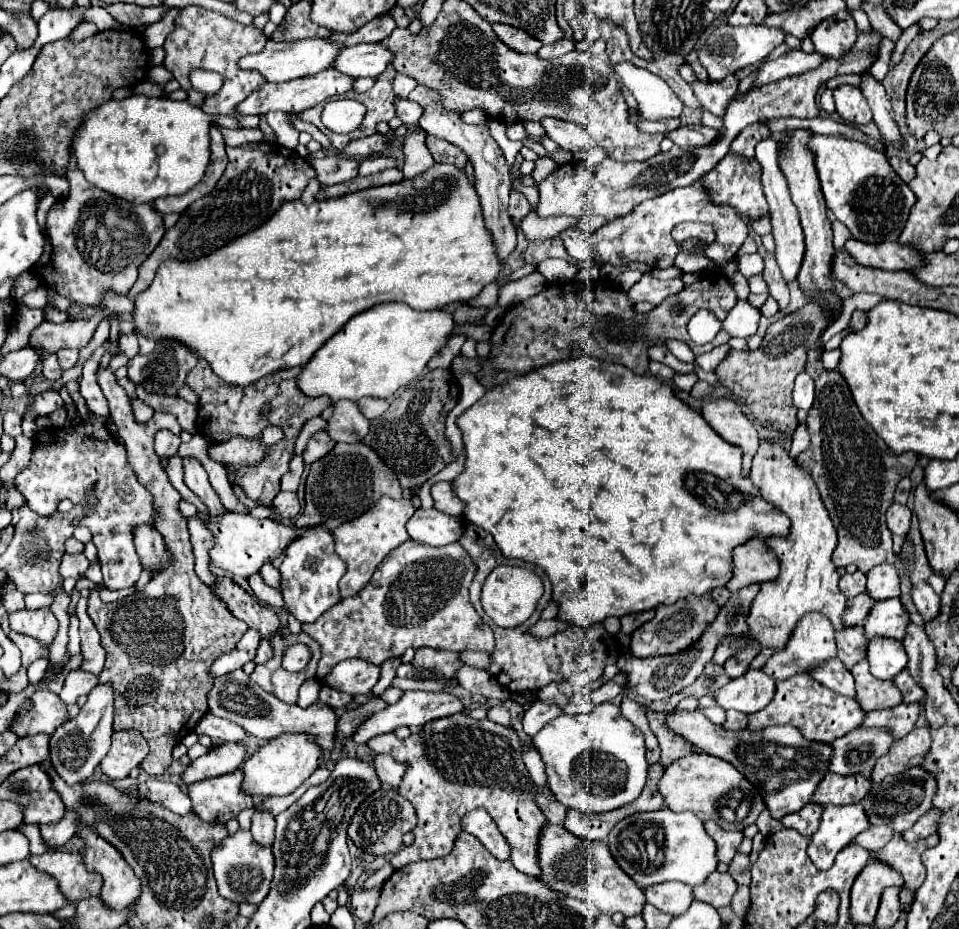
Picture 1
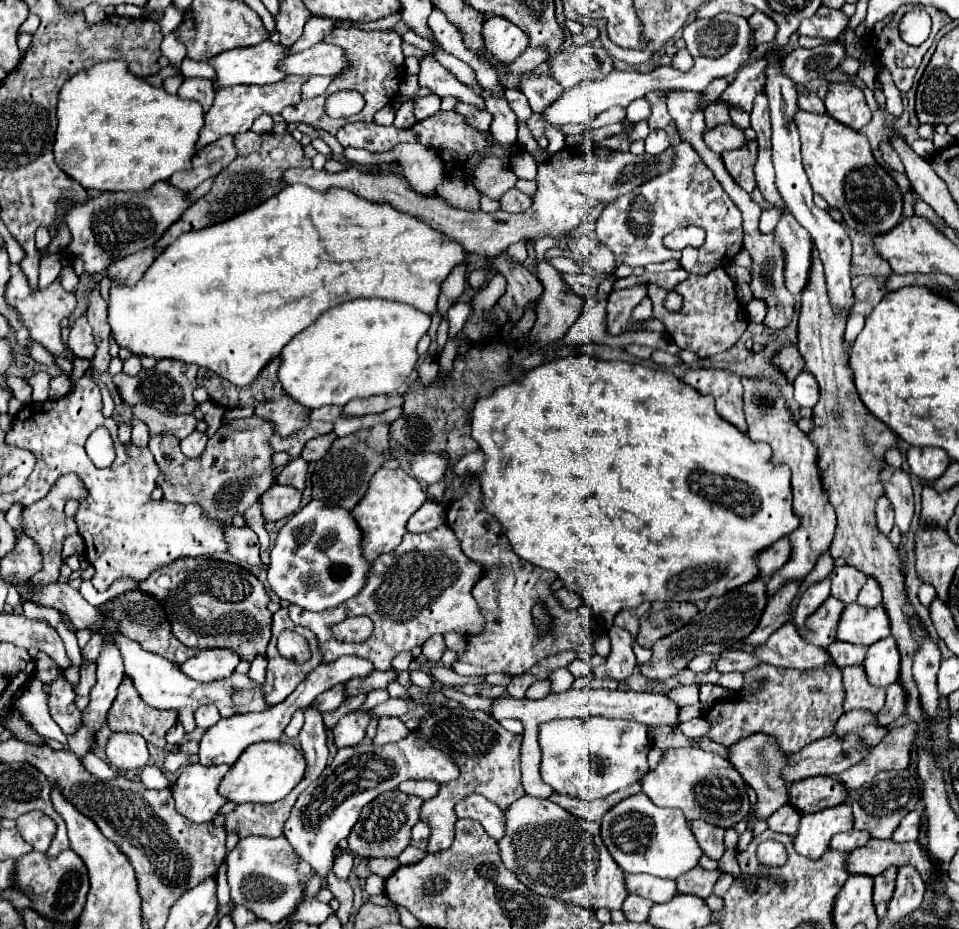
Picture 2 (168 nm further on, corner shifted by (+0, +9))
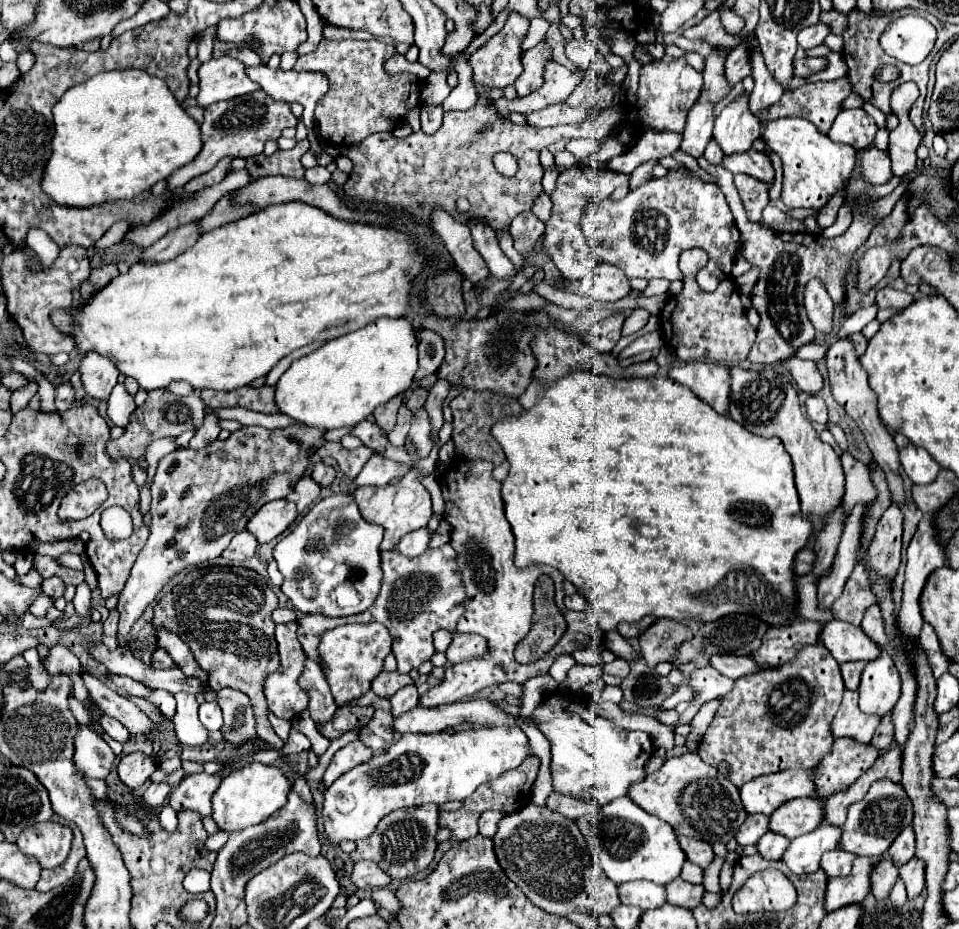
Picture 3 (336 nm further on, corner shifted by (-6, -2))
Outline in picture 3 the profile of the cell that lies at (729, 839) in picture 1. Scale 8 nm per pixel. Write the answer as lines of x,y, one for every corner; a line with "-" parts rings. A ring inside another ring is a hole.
680,835
678,841
680,841
680,847
684,849
688,861
700,865
702,869
706,869
716,857
714,851
712,851
712,845
706,843
706,841
700,841
700,839
694,839
694,837
684,837
684,835

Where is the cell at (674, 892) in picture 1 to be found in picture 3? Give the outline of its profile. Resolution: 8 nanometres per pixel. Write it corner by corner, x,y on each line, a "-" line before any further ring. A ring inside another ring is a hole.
650,881
622,883
618,885
618,895
624,905
636,905
642,911
658,909
660,905
666,905
666,889

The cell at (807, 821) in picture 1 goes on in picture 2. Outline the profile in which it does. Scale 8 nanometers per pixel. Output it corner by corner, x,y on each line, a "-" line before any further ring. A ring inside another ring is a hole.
782,806
780,810
776,810
768,820
768,830
772,832
780,832
780,834
788,834
788,836
794,836
796,830
798,830
798,822
800,822
802,816
796,814
796,810
790,810
790,806

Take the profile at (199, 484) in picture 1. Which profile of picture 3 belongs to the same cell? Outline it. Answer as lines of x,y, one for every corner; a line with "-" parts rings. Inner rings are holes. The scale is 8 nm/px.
208,413
206,419
204,419
204,425
196,431
196,435
190,439
190,447
192,449
204,449
204,445
210,445
220,433
220,427
218,427
218,419

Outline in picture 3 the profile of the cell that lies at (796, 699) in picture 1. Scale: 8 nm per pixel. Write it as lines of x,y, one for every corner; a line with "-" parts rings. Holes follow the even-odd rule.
808,645
798,653
794,661
784,663
778,669
764,669
762,673
736,679
734,689
722,697
722,705
718,707
708,731
702,737
698,755
714,767
718,767
720,761
726,761
732,769
730,781
738,787
754,777
776,773
782,769
816,767
834,745
830,723
840,707
844,689
846,687
840,675
838,661
828,653
828,649
824,649
824,645

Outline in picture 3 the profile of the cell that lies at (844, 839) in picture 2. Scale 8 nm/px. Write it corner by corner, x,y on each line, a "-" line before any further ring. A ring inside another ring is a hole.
832,849
822,855
820,867
826,871
828,877
842,877
842,875
850,873
854,859
856,859
856,855
852,855
852,853
844,853
842,849

